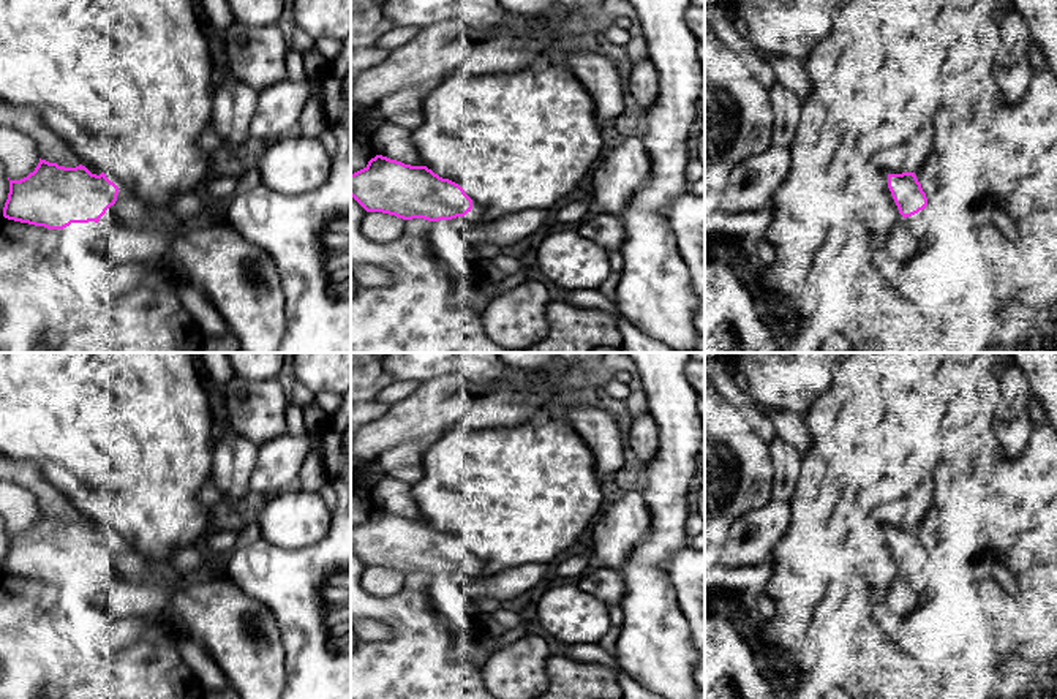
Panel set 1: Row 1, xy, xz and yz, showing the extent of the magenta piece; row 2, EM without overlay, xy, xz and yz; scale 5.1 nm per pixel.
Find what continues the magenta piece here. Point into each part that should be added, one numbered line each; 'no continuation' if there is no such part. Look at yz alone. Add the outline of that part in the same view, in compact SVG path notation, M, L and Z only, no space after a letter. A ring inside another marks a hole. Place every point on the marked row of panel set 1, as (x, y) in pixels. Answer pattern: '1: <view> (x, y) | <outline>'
no continuation

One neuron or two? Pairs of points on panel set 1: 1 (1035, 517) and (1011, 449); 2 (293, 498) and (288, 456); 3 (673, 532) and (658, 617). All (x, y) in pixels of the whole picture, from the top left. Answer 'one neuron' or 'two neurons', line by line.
1: two neurons
2: two neurons
3: one neuron

